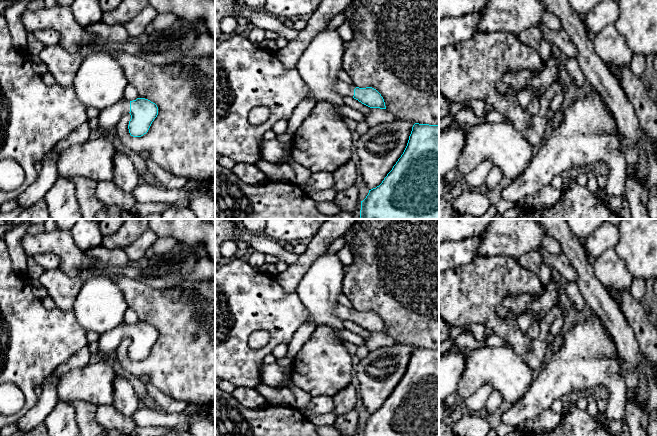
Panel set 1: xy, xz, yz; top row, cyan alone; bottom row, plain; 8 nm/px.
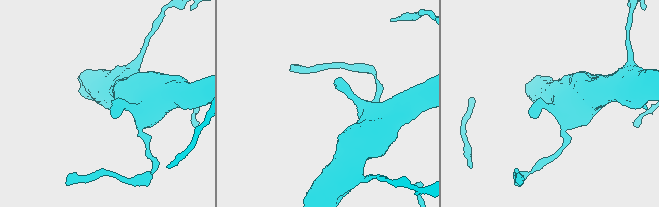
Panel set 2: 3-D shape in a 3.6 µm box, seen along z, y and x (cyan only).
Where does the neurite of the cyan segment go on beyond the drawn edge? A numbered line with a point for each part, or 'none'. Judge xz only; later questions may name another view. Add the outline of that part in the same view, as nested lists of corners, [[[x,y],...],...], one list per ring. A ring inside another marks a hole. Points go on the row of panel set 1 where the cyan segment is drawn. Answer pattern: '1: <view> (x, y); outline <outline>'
1: xz (342, 88); outline [[[338,79],[338,81],[336,82],[336,84],[334,86],[334,92],[335,92],[335,94],[339,94],[342,97],[345,97],[345,96],[353,97],[355,88],[356,87],[353,84],[350,85],[350,84]]]

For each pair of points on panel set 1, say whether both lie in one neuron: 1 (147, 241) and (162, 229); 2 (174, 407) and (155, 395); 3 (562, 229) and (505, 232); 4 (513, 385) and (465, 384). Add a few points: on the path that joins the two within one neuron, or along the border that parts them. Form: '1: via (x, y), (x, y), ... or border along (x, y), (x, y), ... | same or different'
1: border along (150, 229), (159, 237) | different
2: via (169, 405), (160, 399) | same
3: border along (544, 229), (546, 235) | different
4: via (501, 378), (477, 378) | same

